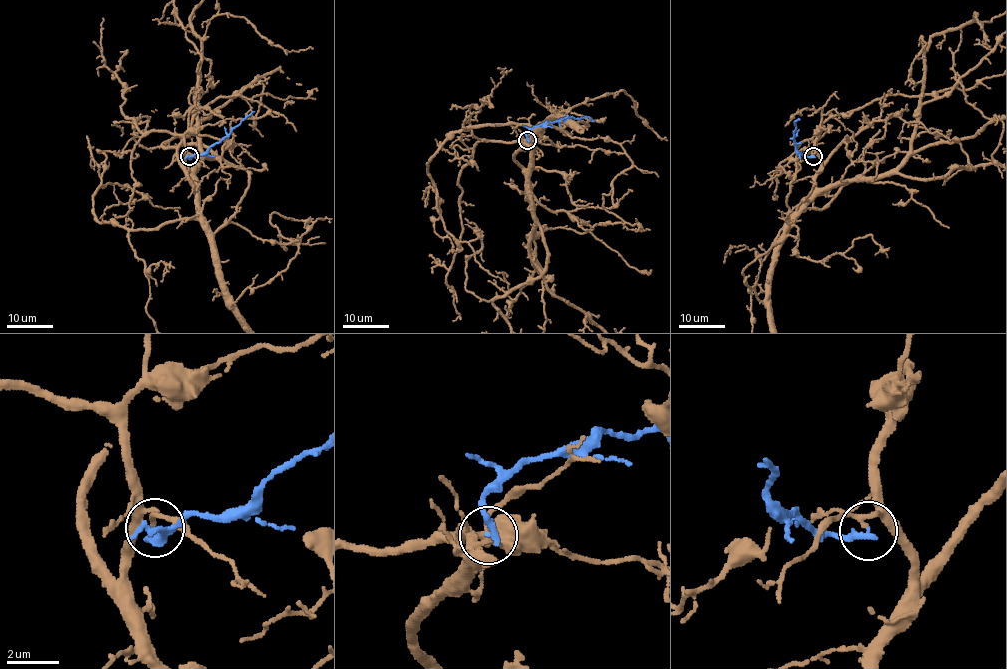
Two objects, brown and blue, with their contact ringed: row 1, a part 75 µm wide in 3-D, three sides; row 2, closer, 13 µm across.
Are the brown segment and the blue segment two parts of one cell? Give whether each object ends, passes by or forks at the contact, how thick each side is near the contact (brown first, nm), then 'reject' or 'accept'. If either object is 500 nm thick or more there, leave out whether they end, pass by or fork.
brown passes by; blue ends; calibres 160 and 320 nm; reject

